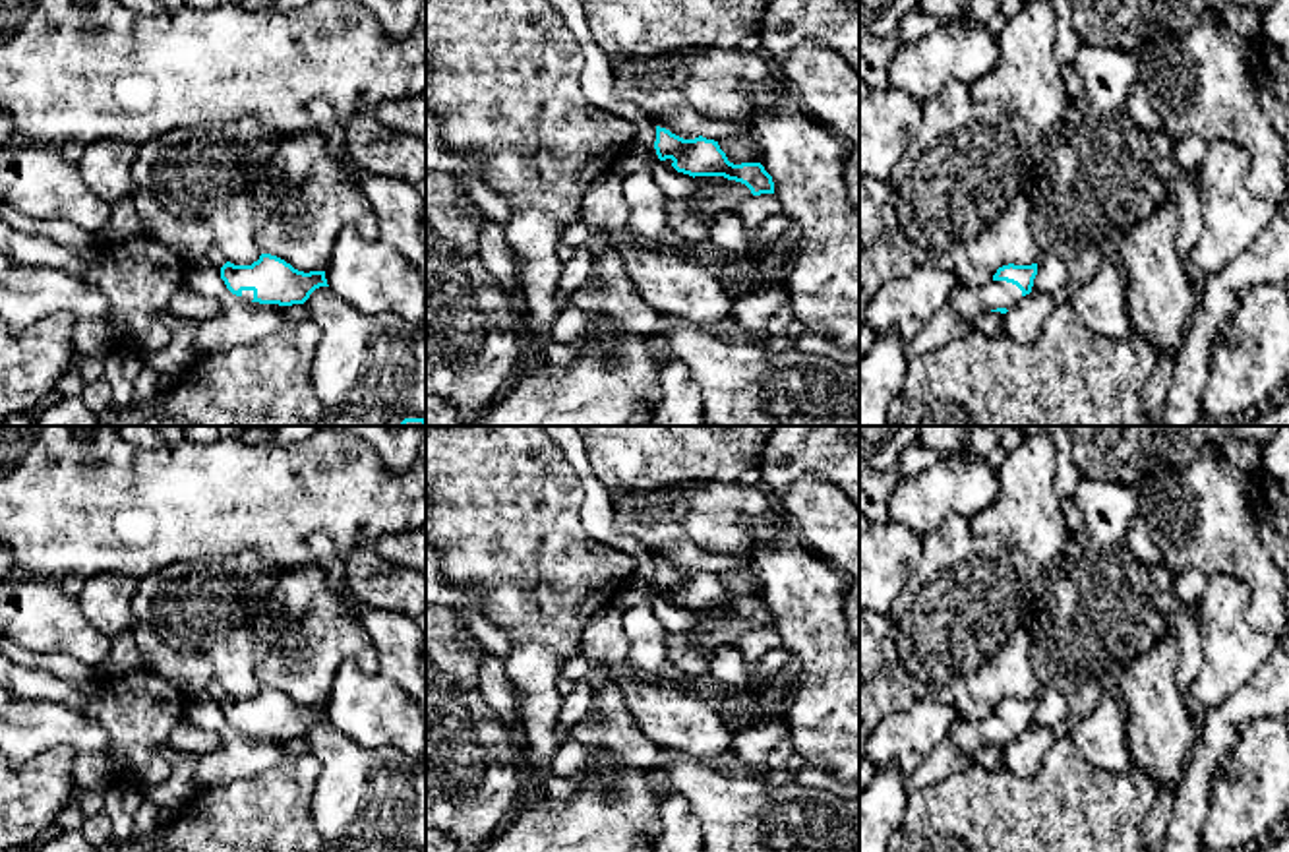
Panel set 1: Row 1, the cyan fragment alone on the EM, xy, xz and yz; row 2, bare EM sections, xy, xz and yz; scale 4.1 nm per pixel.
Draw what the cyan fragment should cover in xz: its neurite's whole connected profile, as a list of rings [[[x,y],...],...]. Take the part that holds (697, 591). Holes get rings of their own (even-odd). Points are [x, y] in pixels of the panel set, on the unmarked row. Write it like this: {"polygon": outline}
{"polygon": [[[656,560],[654,583],[660,594],[672,593],[677,606],[689,610],[724,610],[745,618],[753,629],[774,627],[772,610],[761,596],[734,598],[718,575],[703,569],[683,573],[666,562]]]}

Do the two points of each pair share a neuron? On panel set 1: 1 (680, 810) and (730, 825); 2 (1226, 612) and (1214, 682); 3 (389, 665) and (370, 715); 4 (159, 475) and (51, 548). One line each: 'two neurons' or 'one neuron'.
1: two neurons
2: one neuron
3: two neurons
4: one neuron

